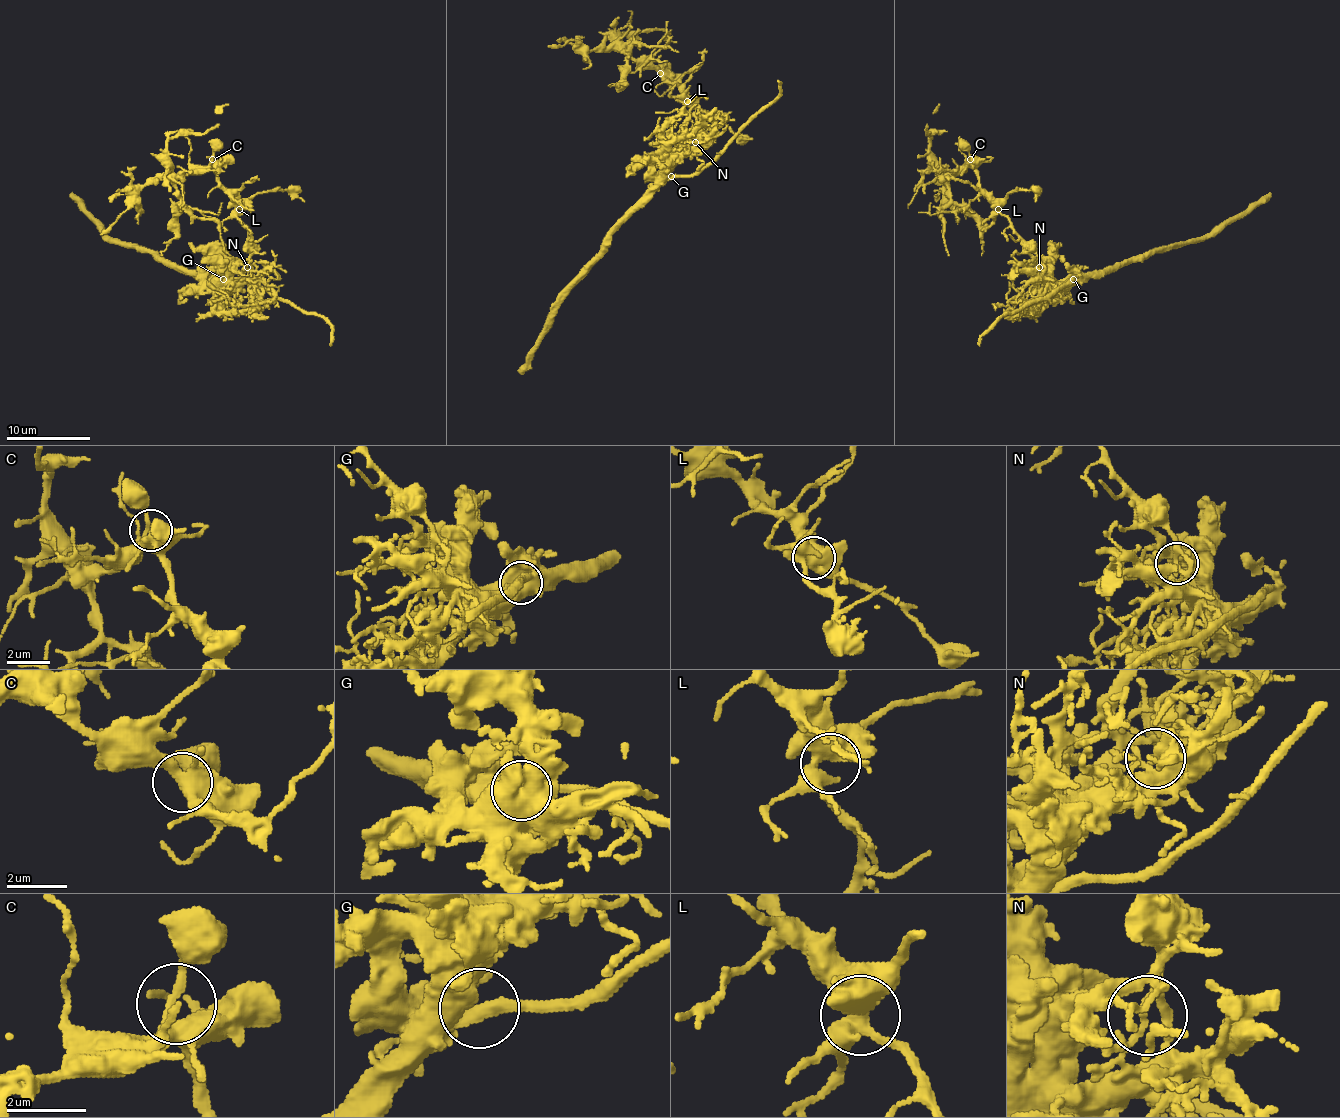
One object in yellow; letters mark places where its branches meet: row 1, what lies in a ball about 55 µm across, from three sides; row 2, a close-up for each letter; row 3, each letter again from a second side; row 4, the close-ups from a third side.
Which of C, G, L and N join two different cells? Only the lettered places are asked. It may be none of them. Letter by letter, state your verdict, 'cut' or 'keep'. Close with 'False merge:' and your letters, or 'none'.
C: keep
G: keep
L: keep
N: cut
False merge: N

